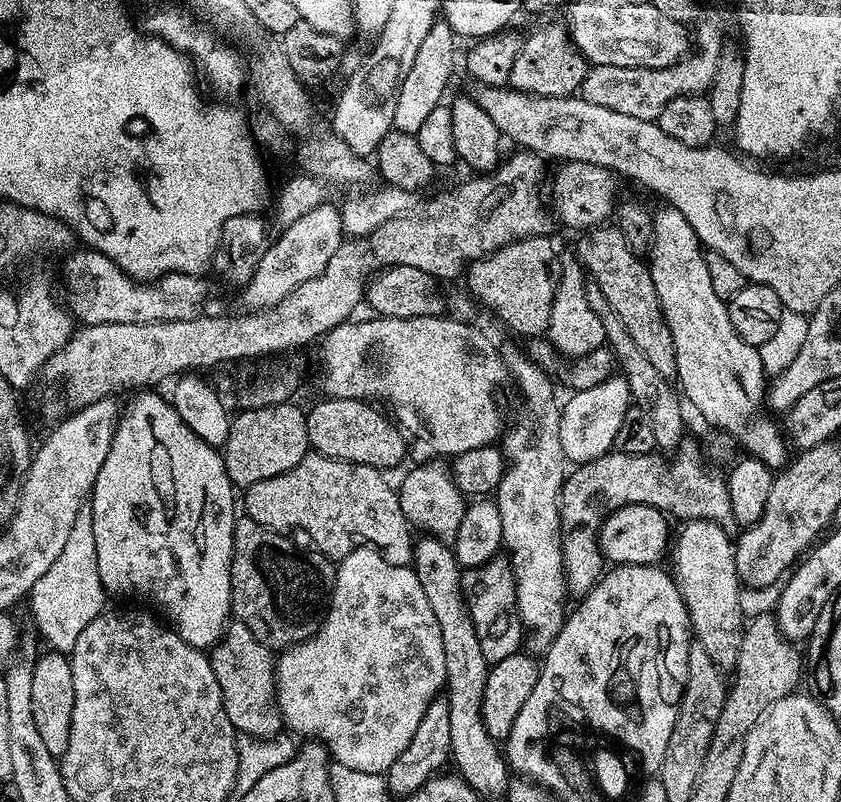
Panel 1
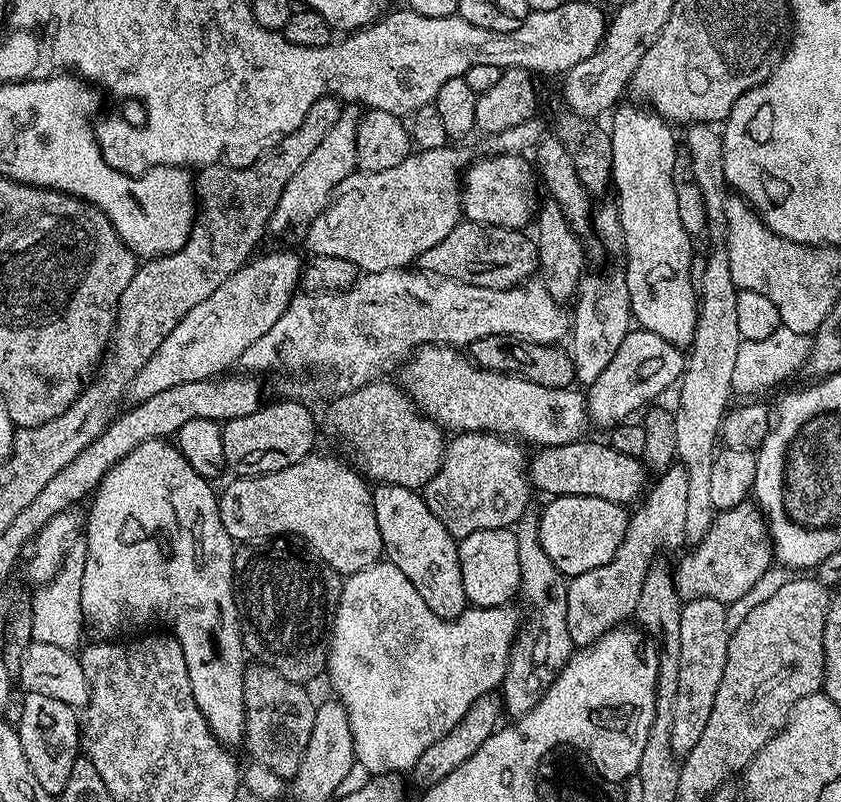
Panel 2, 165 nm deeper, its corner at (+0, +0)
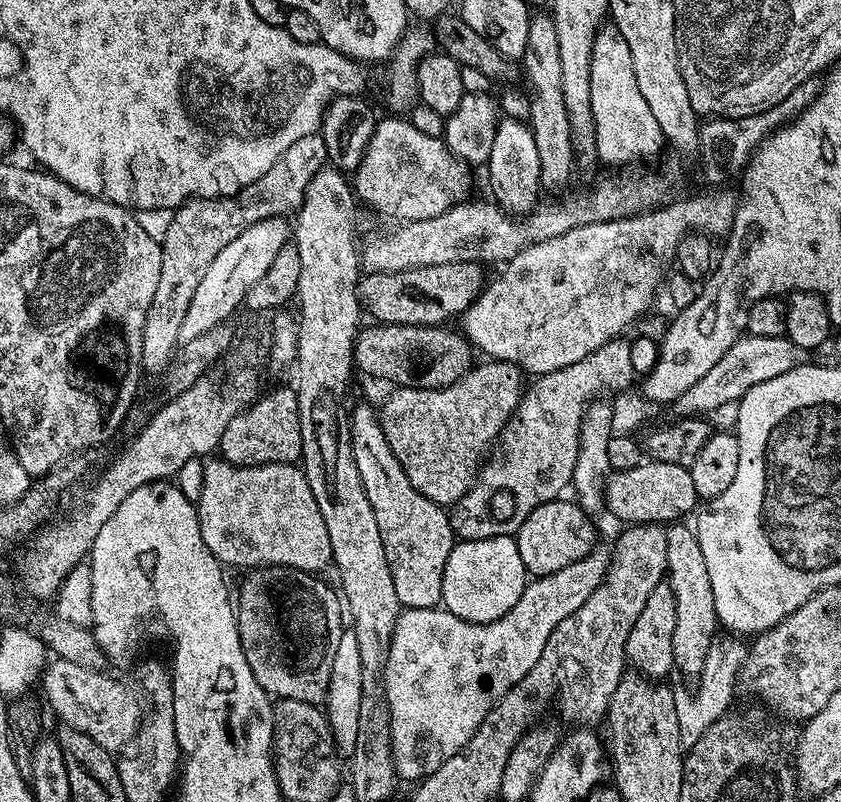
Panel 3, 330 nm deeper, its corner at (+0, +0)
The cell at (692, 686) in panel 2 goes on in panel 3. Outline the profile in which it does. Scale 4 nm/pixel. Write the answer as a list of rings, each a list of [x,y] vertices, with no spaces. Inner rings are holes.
[[[676,522],[666,531],[666,582],[672,588],[676,603],[672,662],[677,673],[680,671],[684,676],[699,678],[710,646],[717,635],[718,621],[714,610],[714,590],[710,590],[710,574],[706,570],[706,557],[702,555],[702,546],[698,546],[695,531],[686,525],[684,522]]]

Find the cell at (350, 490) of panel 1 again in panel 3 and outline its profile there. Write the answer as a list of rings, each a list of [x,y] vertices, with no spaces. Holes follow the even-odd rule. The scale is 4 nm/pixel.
[[[223,458],[209,459],[204,464],[202,494],[195,505],[206,550],[210,550],[210,554],[229,569],[275,566],[320,574],[324,567],[332,564],[330,534],[326,534],[322,510],[318,510],[318,502],[310,490],[310,482],[304,477],[303,467],[296,464],[259,464],[240,468]]]

